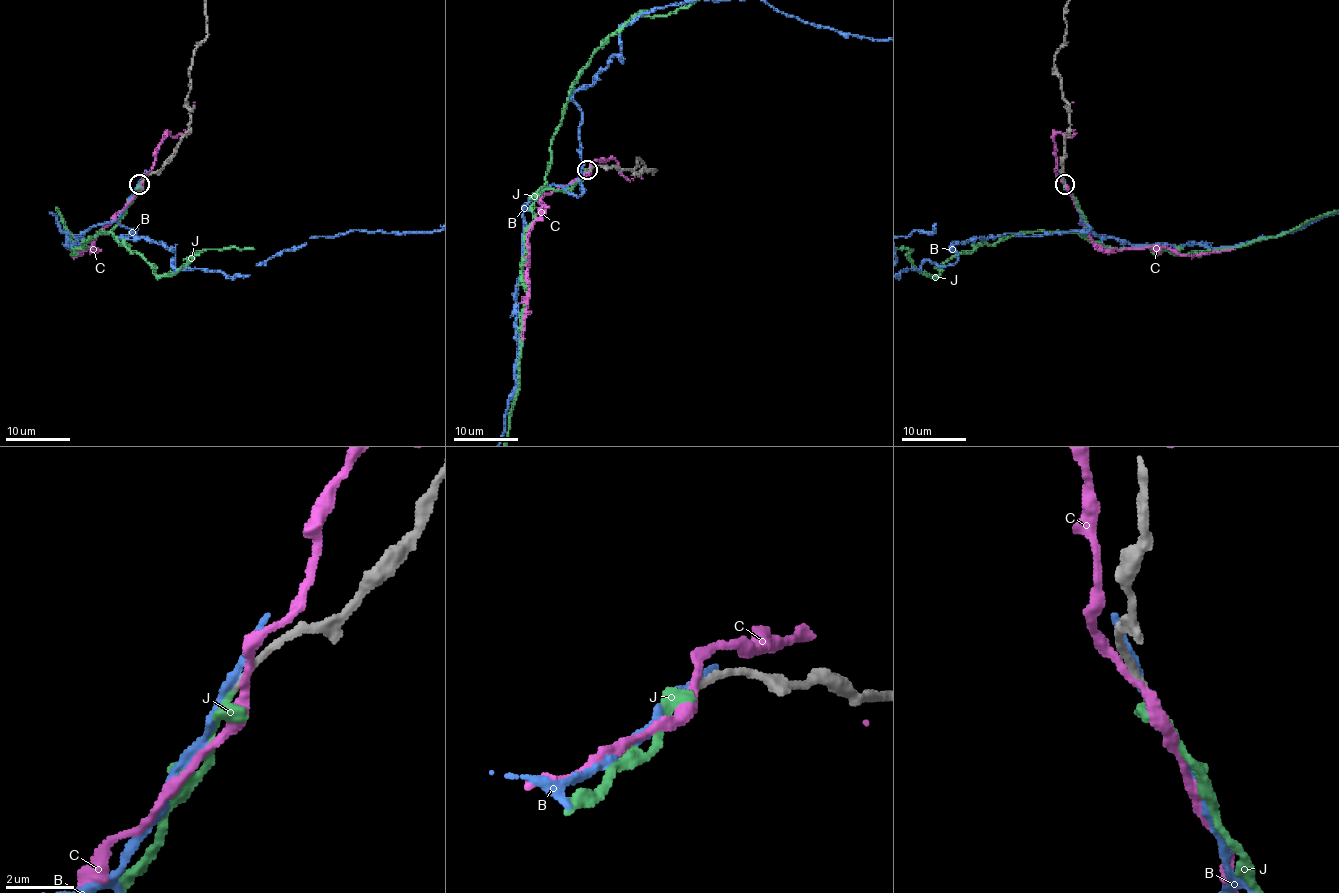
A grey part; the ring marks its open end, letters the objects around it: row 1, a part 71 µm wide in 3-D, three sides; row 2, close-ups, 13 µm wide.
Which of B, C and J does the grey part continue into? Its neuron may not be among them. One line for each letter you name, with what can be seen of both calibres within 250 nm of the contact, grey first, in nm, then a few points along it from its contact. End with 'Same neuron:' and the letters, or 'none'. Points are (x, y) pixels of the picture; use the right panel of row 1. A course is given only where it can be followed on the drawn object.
J: calibres 200 and 400 nm
Same neuron: J

